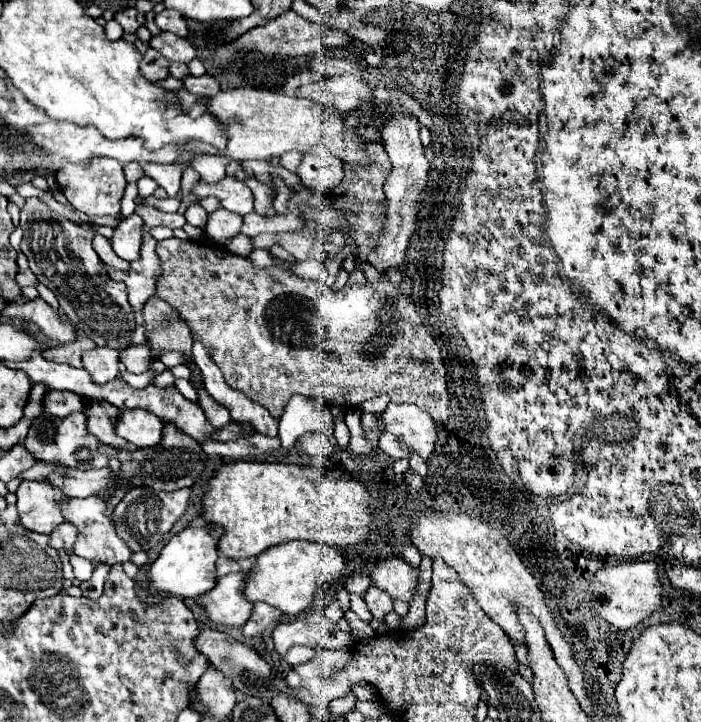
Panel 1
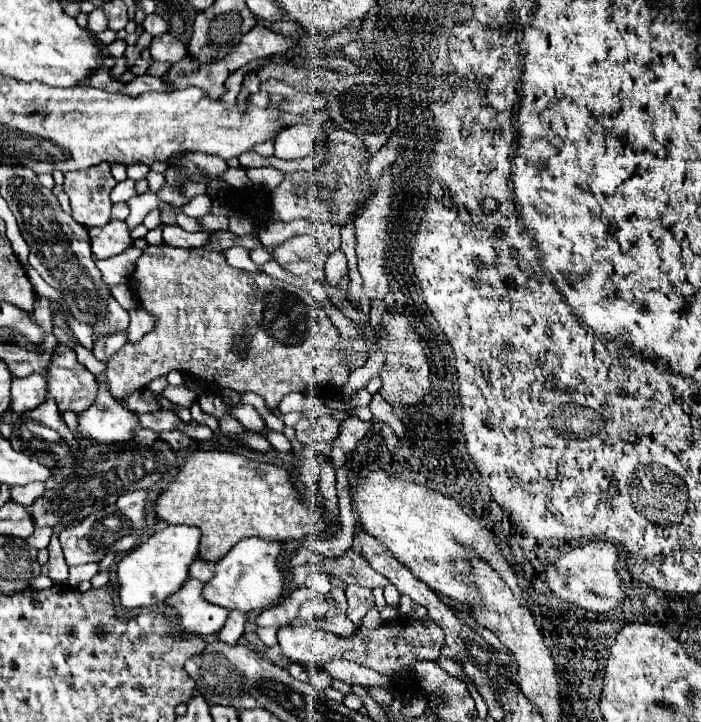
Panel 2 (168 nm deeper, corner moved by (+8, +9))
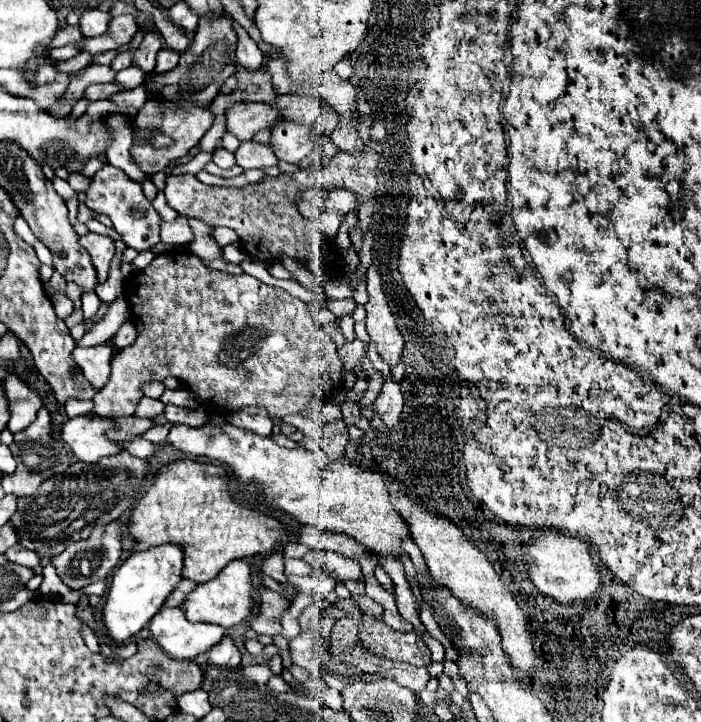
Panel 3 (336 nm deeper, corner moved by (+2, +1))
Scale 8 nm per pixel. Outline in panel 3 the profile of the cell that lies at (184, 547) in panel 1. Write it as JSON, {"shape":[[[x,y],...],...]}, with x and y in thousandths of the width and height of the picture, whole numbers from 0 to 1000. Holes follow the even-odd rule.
{"shape":[[[251,753],[220,756],[205,765],[191,765],[185,773],[180,773],[160,795],[160,809],[146,842],[146,861],[154,884],[160,884],[165,892],[174,892],[197,878],[228,845],[248,812],[260,803],[260,781],[262,767]]]}

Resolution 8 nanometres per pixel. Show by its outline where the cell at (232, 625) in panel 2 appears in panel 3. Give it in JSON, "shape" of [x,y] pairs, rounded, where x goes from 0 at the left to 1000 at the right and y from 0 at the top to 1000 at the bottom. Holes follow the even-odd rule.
{"shape":[[[317,884],[308,895],[302,895],[302,900],[294,903],[294,909],[297,917],[311,925],[340,925],[342,920],[342,903],[328,884]]]}

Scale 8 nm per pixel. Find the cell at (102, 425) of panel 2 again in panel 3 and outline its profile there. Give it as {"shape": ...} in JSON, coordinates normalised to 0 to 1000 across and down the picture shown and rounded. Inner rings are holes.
{"shape":[[[108,576],[88,587],[86,607],[97,618],[97,623],[117,640],[140,640],[148,632],[168,629],[168,618],[151,607],[151,596],[160,593],[163,584],[151,579],[123,579]]]}

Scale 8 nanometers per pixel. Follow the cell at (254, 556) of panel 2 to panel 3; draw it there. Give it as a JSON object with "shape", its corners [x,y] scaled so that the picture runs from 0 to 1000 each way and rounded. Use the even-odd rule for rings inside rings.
{"shape":[[[331,776],[305,803],[282,809],[265,831],[257,837],[262,842],[262,850],[274,861],[297,861],[297,864],[311,864],[320,870],[331,870],[334,864],[342,864],[357,853],[359,842],[359,806],[357,806],[357,781],[348,776]]]}

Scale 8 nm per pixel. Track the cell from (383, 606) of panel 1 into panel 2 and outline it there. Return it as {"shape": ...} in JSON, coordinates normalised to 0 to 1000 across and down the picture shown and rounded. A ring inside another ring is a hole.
{"shape":[[[496,812],[494,814],[494,828],[496,828],[496,856],[505,861],[505,864],[514,864],[519,850],[534,839],[534,825],[531,825],[531,817],[528,814],[516,814],[516,812]]]}

